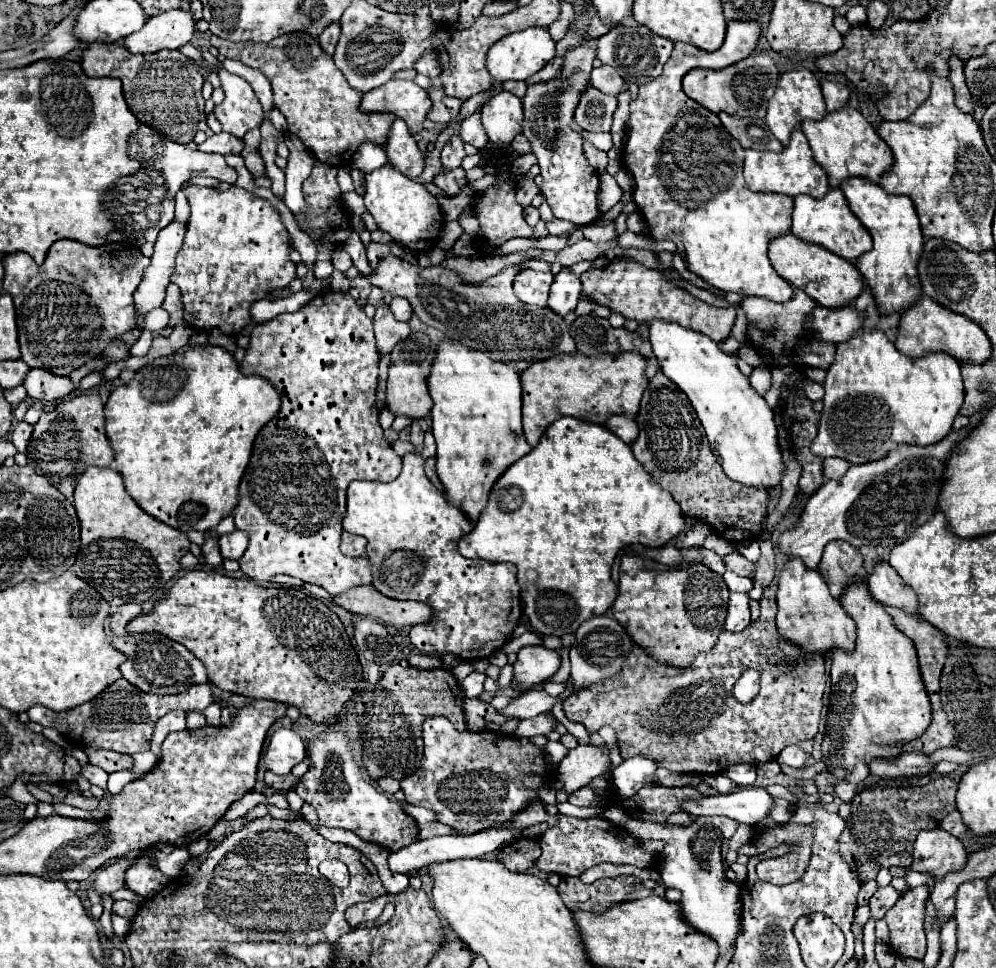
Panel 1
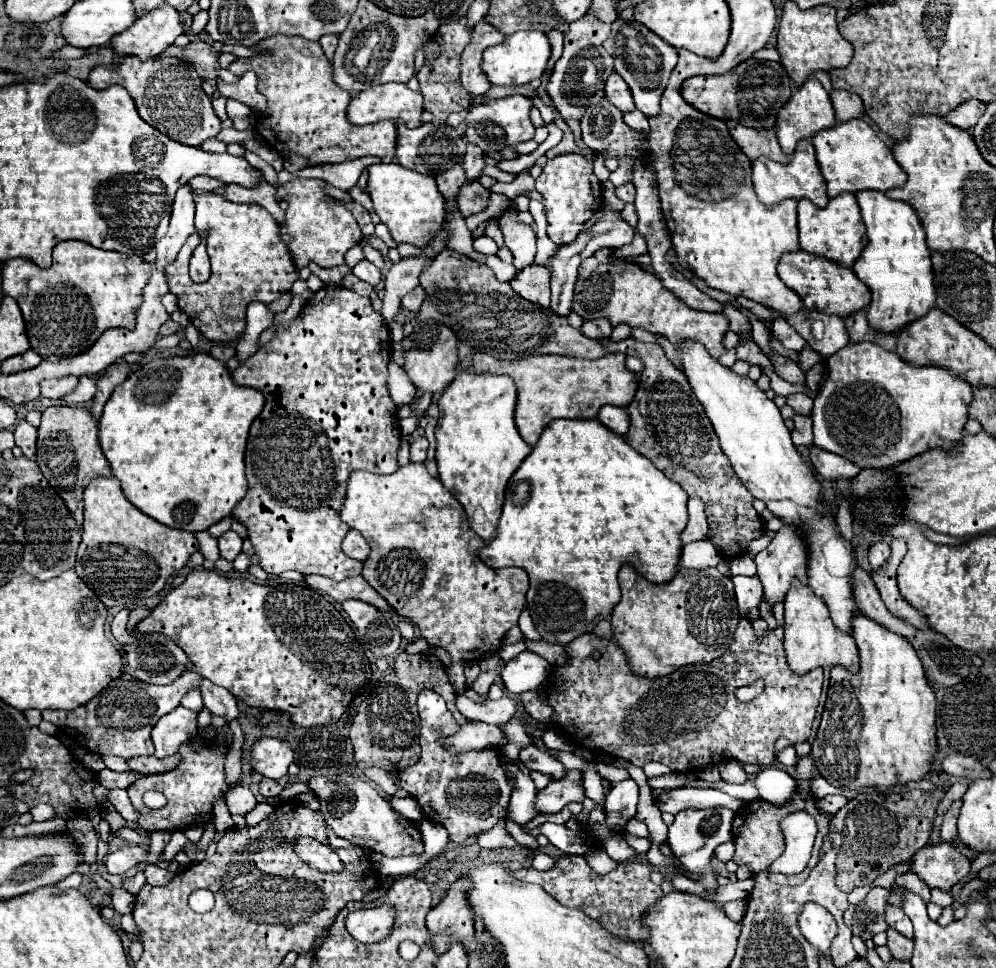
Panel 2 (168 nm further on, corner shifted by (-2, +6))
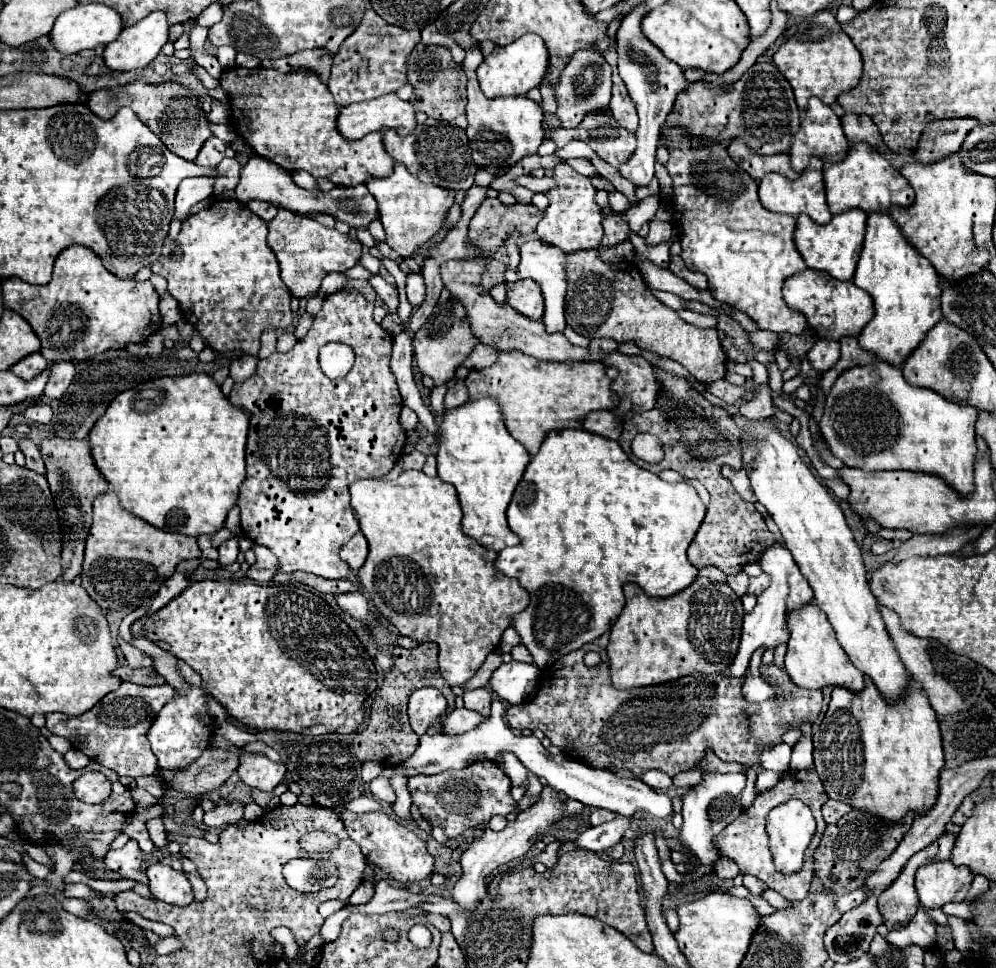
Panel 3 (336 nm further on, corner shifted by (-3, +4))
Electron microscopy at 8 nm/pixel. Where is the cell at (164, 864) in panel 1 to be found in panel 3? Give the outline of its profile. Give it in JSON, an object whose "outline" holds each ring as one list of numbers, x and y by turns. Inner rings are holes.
{"outline":[[130,839,119,850,109,850,105,856,107,868,119,872,123,878,136,880,147,885,148,878,145,873,140,871,141,862,143,862,143,852,139,850,135,839]]}

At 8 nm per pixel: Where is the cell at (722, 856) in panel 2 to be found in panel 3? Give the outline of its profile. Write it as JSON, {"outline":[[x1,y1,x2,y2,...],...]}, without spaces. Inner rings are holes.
{"outline":[[719,858,715,862,715,874,719,878,735,878,739,874,739,868,735,862,731,862,729,858]]}

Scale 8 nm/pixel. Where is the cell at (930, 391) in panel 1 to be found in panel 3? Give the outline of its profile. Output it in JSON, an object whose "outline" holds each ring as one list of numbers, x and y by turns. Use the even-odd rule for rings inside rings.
{"outline":[[873,362,867,366,857,366,843,372,825,400,825,412,821,418,821,434,829,444,833,456,837,456,845,466,861,470,911,470,929,472,943,478,955,492,969,496,975,490,973,468,977,460,975,444,975,422,977,410,973,406,959,406,947,402,933,390,923,390,907,384,901,370,887,362]]}

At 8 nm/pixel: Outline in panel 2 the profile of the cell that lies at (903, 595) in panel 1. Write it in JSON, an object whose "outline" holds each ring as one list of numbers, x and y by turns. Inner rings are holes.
{"outline":[[876,542,876,544,870,548,868,558,870,558,870,566,872,566,872,570,882,568,882,564,890,558,890,546,888,546,886,542]]}

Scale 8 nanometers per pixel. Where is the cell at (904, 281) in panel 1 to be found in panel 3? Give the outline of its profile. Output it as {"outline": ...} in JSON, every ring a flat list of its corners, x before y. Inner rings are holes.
{"outline":[[869,214,865,246,853,276,855,286,863,288,875,302,873,320,861,330,859,346,873,352,879,360,899,368,903,358,923,342,927,330,931,330,941,316,941,282,939,274,901,234,901,228,891,222,889,214]]}

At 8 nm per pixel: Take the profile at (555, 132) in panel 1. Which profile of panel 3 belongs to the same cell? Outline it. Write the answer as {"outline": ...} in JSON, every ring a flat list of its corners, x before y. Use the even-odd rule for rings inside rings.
{"outline":[[559,164,553,170,553,178,557,182,555,190,549,190,547,196,551,200,549,208,545,210,543,220,537,226,537,236,551,246,557,246,563,252,575,252,581,248,597,248,603,238,601,226,601,208,595,204,595,188,591,186,587,176,577,174,569,164]]}

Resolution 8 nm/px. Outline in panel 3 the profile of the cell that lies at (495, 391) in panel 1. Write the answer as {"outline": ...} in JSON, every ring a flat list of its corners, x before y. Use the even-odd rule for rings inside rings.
{"outline":[[481,398,445,412,437,452,437,472,439,478,447,484,453,484,459,494,463,510,463,534,495,552,521,542,519,536,511,532,505,510,529,460,531,458,523,444,519,444,507,432,495,398]]}

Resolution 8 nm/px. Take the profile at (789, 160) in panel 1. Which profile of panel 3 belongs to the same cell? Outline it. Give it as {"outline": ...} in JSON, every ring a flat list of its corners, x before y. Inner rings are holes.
{"outline":[[811,158,807,170,797,178,797,180,787,180,781,174,767,174,759,182,759,198,761,204,779,214,787,214,797,218,799,214,807,214,815,224,827,224,831,220,829,206,825,202,825,186,823,186,823,160,821,158]]}

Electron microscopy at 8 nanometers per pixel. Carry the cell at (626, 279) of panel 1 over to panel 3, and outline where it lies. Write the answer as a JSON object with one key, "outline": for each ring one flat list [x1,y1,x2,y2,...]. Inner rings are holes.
{"outline":[[577,250,567,254,565,274,565,320,577,334,587,338,611,338,617,344,633,342,641,350,677,360,703,384,725,378,727,356,717,330,691,326,683,322,675,310,669,310,653,298,633,262,605,262,599,258,599,250]]}

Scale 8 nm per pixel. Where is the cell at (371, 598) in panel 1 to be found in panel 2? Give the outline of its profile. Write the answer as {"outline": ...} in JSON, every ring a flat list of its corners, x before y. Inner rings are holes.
{"outline":[[306,576,306,582,312,588,316,588,316,590,328,594,328,596,332,596,338,602,362,600,362,602,374,604,374,608,378,608,378,610,394,612,394,608,390,608,390,604,364,580,364,576,354,576,354,578,342,580,342,582,334,582,334,580,324,578,324,576]]}

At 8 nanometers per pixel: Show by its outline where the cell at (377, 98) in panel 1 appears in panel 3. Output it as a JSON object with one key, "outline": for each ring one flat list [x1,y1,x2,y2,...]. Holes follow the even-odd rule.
{"outline":[[397,94,355,102,341,108,337,116,337,130,347,140,359,140,369,132,385,132,389,128,399,136,407,136,415,126,413,104,399,100]]}

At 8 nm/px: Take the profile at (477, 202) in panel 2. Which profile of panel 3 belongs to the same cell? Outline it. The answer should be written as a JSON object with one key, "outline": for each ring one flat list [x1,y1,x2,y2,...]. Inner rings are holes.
{"outline":[[485,198,481,202,481,206,477,208,475,216,471,218,471,224,469,224,469,246,477,250,477,258,487,258,493,252,497,252,511,234,519,232,519,234,527,236,527,234,535,232,535,226,537,226,537,222,541,222,541,218,543,218,543,210,539,210,533,204,503,206,497,198]]}

